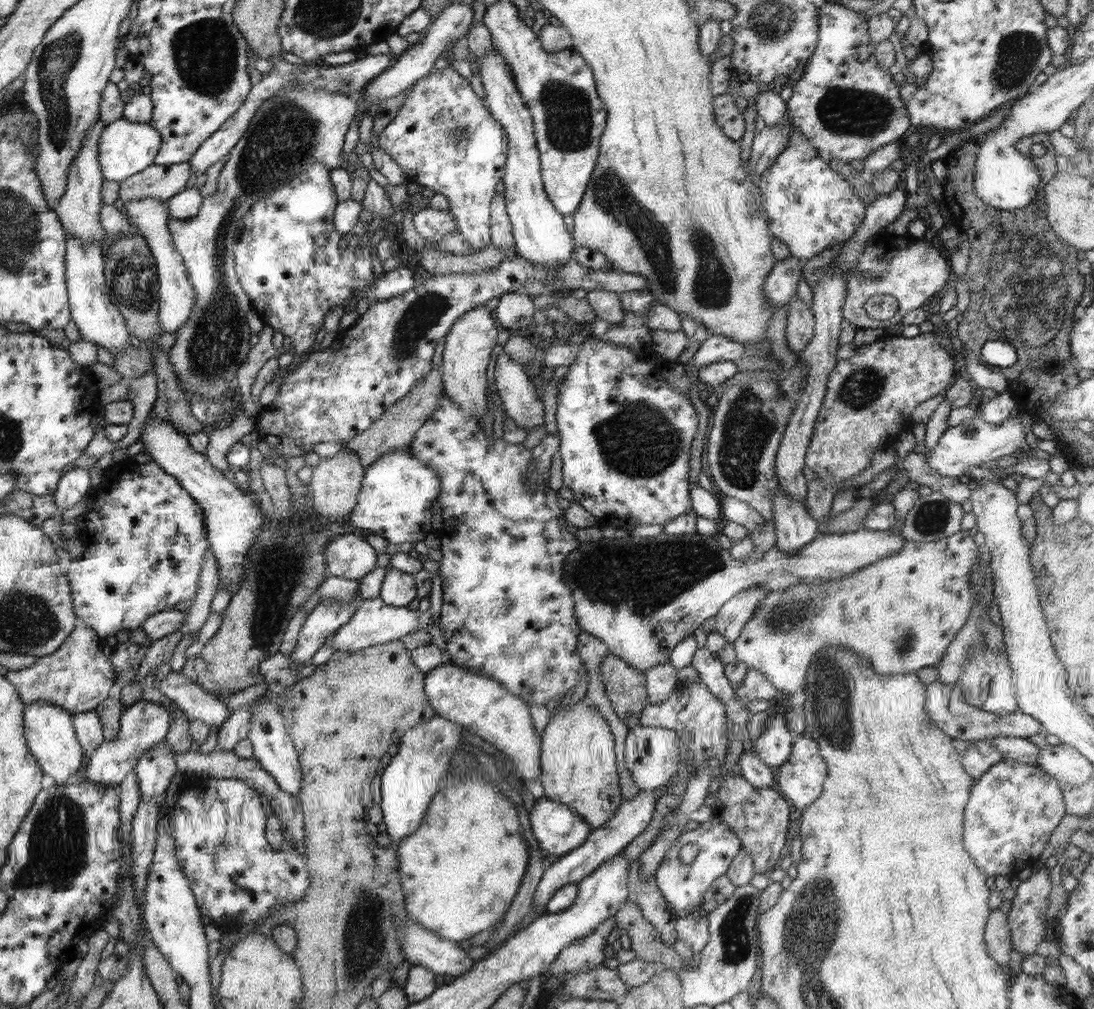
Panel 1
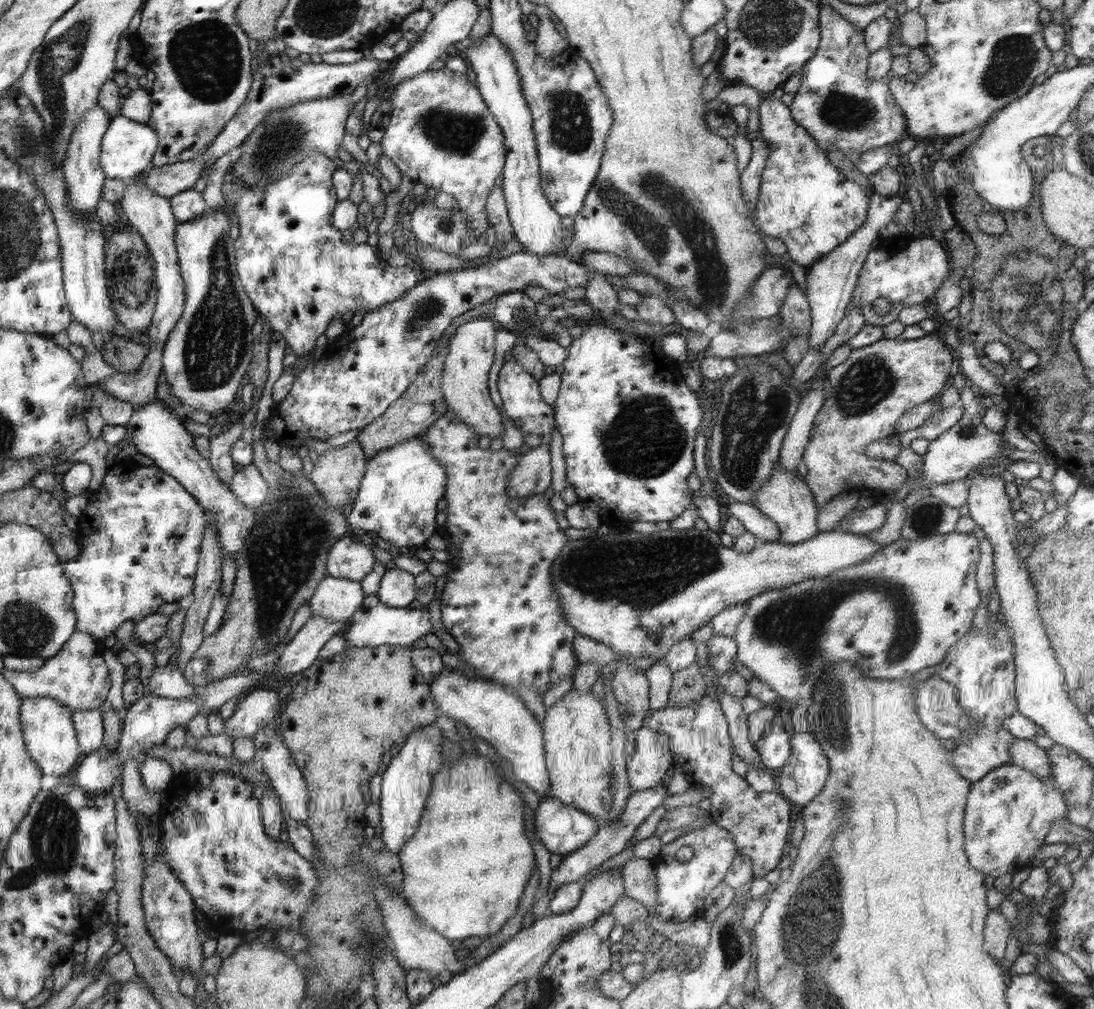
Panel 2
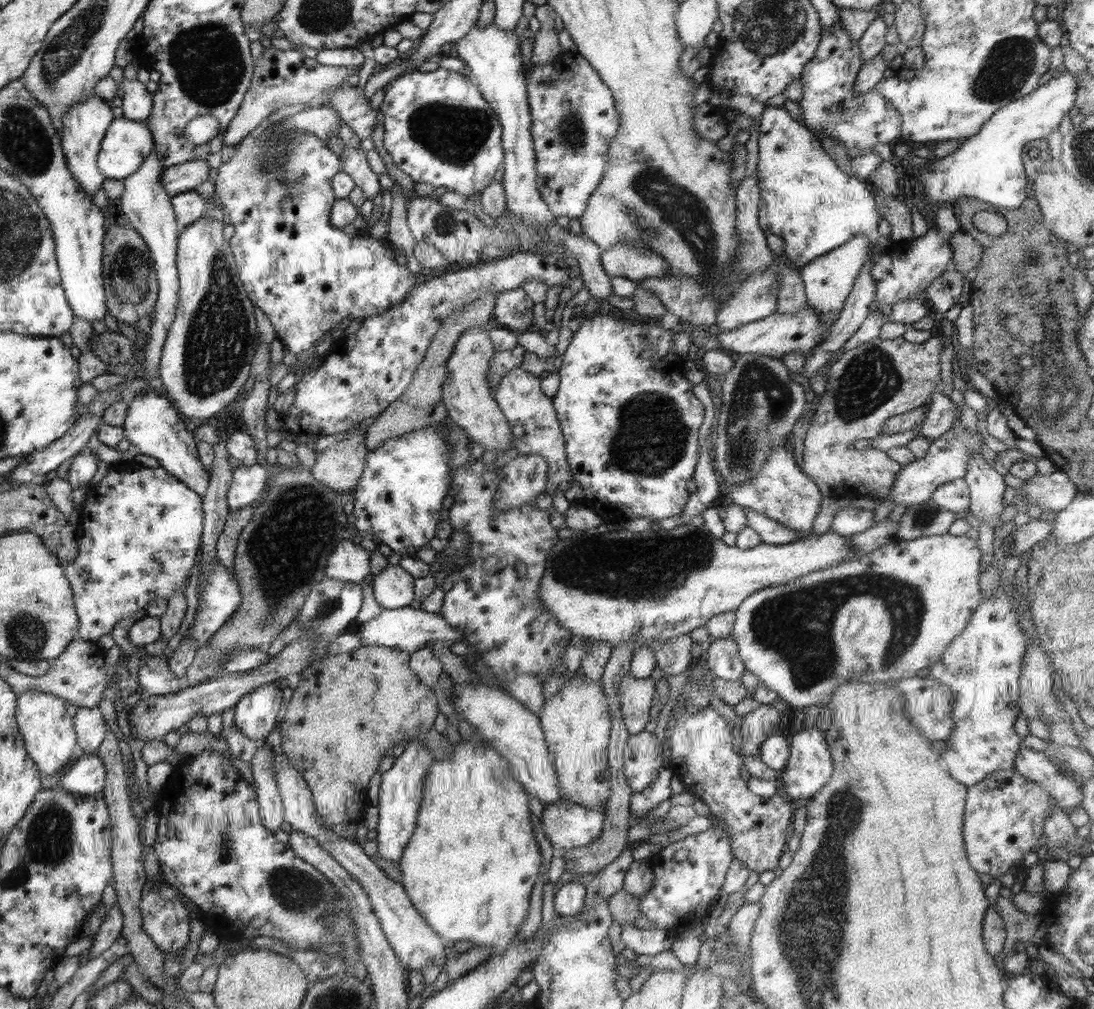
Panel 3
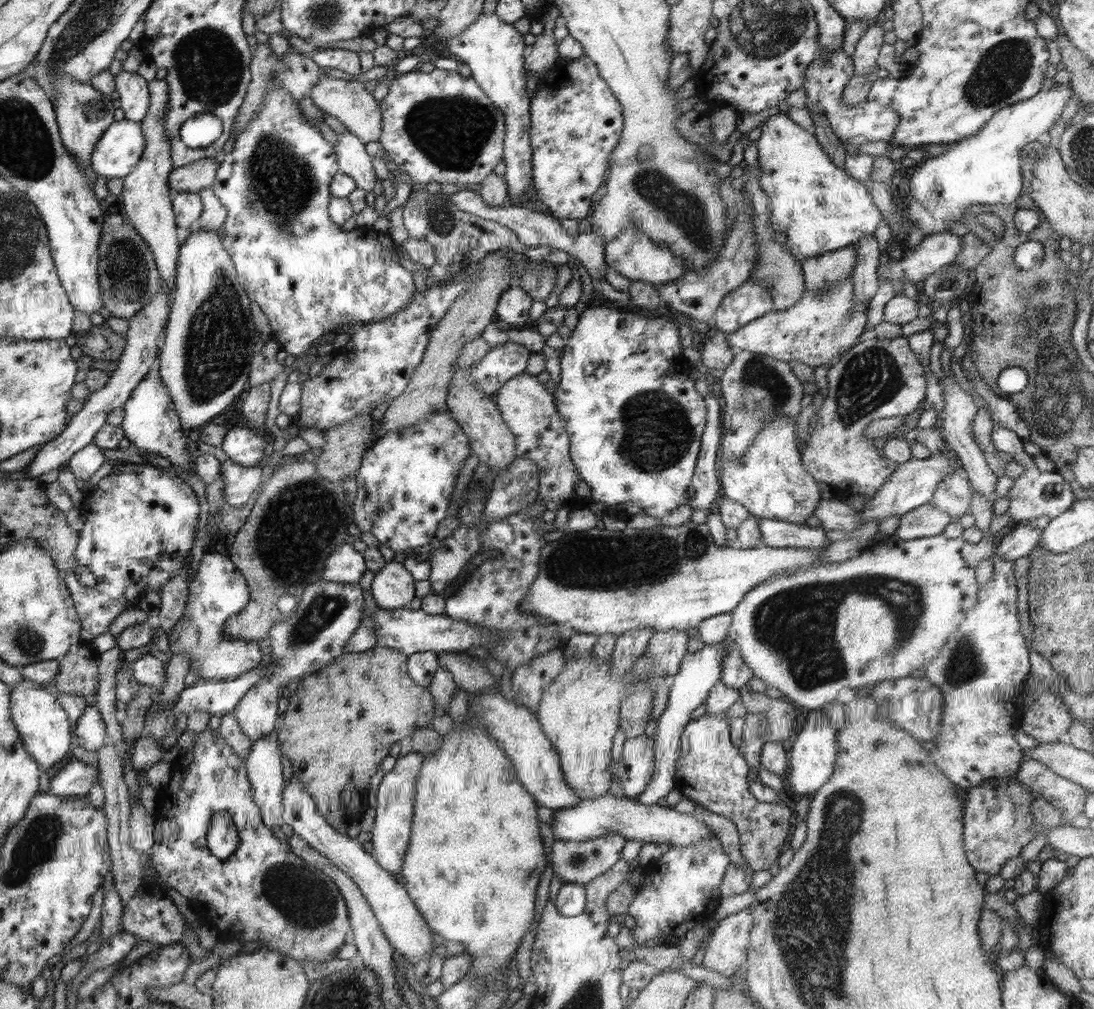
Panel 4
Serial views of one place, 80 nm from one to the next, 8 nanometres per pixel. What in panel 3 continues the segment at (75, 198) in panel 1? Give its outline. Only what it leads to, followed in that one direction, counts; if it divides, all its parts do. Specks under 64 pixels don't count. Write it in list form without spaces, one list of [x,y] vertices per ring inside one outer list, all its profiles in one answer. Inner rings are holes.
[[[95,93],[85,96],[83,100],[78,100],[77,104],[65,114],[63,118],[62,147],[64,157],[67,158],[68,169],[72,172],[72,177],[76,178],[76,183],[80,189],[92,197],[100,192],[106,182],[107,176],[100,172],[98,166],[99,152],[102,147],[104,135],[110,130],[111,122],[115,119],[112,113],[112,104],[103,100]]]

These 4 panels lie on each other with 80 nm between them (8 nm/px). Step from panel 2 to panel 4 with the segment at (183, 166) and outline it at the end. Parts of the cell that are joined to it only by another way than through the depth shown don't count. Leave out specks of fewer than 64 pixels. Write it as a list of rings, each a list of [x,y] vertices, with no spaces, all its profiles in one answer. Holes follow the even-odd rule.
[[[215,157],[200,159],[198,163],[175,168],[171,174],[170,186],[172,193],[200,193],[211,188],[216,180],[220,163]]]

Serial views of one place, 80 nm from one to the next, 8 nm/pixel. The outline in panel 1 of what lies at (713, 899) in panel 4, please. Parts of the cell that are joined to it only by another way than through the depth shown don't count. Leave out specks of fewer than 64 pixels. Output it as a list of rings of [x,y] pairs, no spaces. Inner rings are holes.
[[[714,817],[702,823],[696,829],[682,833],[675,845],[665,854],[663,864],[655,872],[655,881],[667,902],[668,912],[673,918],[688,917],[692,910],[702,906],[704,892],[712,886],[716,878],[720,878],[728,870],[734,857],[741,851],[740,837],[720,817]],[[696,843],[699,853],[692,864],[684,865],[677,862],[679,850],[685,844]]]

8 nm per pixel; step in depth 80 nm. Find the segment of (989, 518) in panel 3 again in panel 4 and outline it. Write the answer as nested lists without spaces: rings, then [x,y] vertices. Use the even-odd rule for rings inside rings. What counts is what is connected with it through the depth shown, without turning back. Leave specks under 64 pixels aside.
[[[945,374],[944,380],[946,383],[943,388],[945,405],[942,413],[942,439],[944,439],[946,444],[948,444],[948,446],[950,446],[950,448],[952,448],[957,455],[957,458],[961,462],[961,465],[966,472],[969,484],[975,487],[975,492],[994,502],[996,499],[994,496],[994,491],[996,490],[996,482],[998,477],[988,466],[983,450],[972,437],[973,420],[976,411],[979,408],[976,407],[976,403],[974,403],[972,397],[961,389],[958,383],[956,383],[955,377],[954,379],[950,379],[950,374]]]

